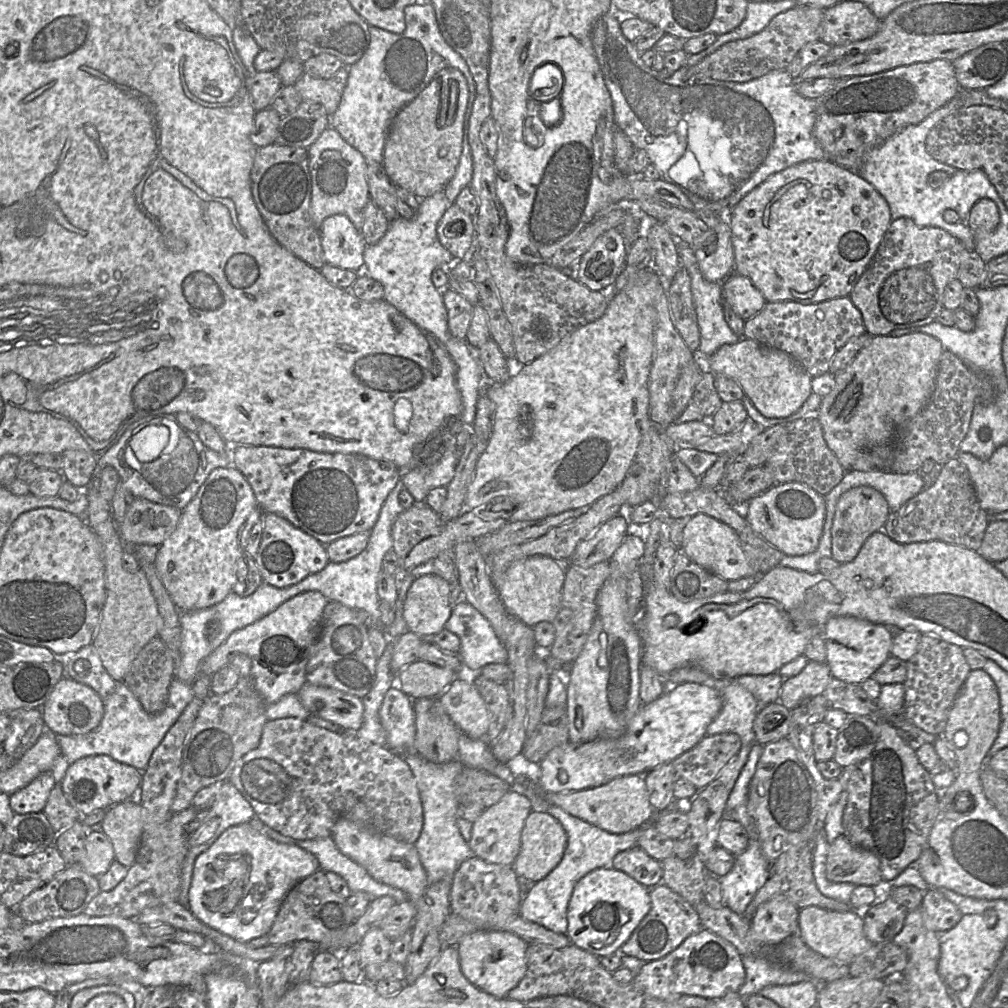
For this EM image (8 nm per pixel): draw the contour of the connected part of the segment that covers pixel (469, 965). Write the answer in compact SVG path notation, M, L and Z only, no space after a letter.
M479 930L461 937L456 946L463 975L473 985L495 997L507 998L509 990L518 984L526 972L528 943L512 932Z

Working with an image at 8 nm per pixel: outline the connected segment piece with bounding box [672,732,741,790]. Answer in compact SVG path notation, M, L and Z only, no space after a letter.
M726 732L715 735L705 735L693 748L687 750L672 761L676 776L692 783L698 790L707 786L729 761L735 757L741 748L739 735Z

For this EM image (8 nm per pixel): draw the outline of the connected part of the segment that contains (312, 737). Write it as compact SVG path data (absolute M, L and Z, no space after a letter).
M295 717L267 720L262 728L258 745L244 754L232 769L228 781L240 792L243 798L251 805L254 815L262 823L282 835L297 840L309 840L323 837L331 837L332 828L341 815L345 815L355 823L370 828L373 831L392 836L406 843L415 843L423 825L423 807L417 788L417 784L409 765L402 756L393 752L387 746L381 746L370 741L358 738L356 730L333 732L322 727L312 725L306 720Z

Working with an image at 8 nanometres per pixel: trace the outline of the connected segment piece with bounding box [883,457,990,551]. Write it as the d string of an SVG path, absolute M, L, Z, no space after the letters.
M954 457L942 465L936 480L898 510L890 511L884 532L899 543L931 540L963 546L977 551L990 522L990 514L981 506L966 466Z

